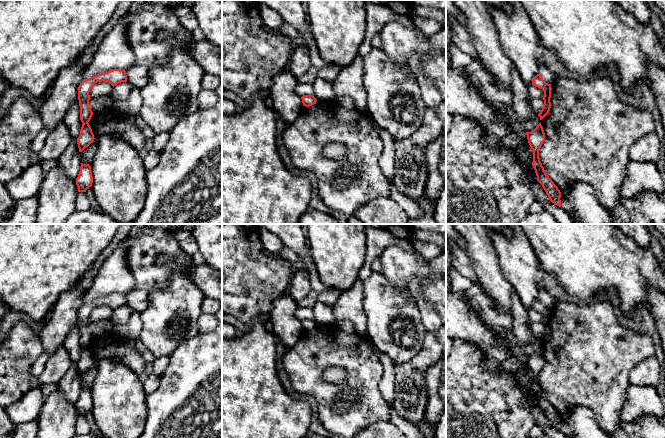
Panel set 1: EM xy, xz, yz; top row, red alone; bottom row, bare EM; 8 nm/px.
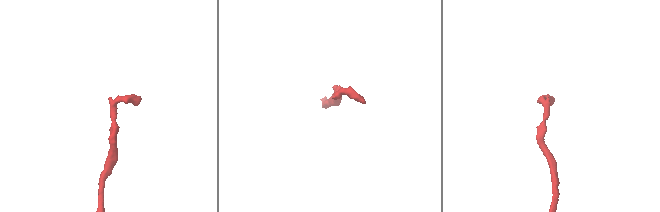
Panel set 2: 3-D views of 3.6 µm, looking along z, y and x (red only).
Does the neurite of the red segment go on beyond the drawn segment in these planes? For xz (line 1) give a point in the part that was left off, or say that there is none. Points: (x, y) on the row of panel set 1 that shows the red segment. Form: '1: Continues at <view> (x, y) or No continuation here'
1: No continuation here

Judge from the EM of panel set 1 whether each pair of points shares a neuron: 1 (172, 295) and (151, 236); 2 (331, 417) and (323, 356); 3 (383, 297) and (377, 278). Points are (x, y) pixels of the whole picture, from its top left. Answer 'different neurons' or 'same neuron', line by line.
1: different neurons
2: same neuron
3: same neuron

